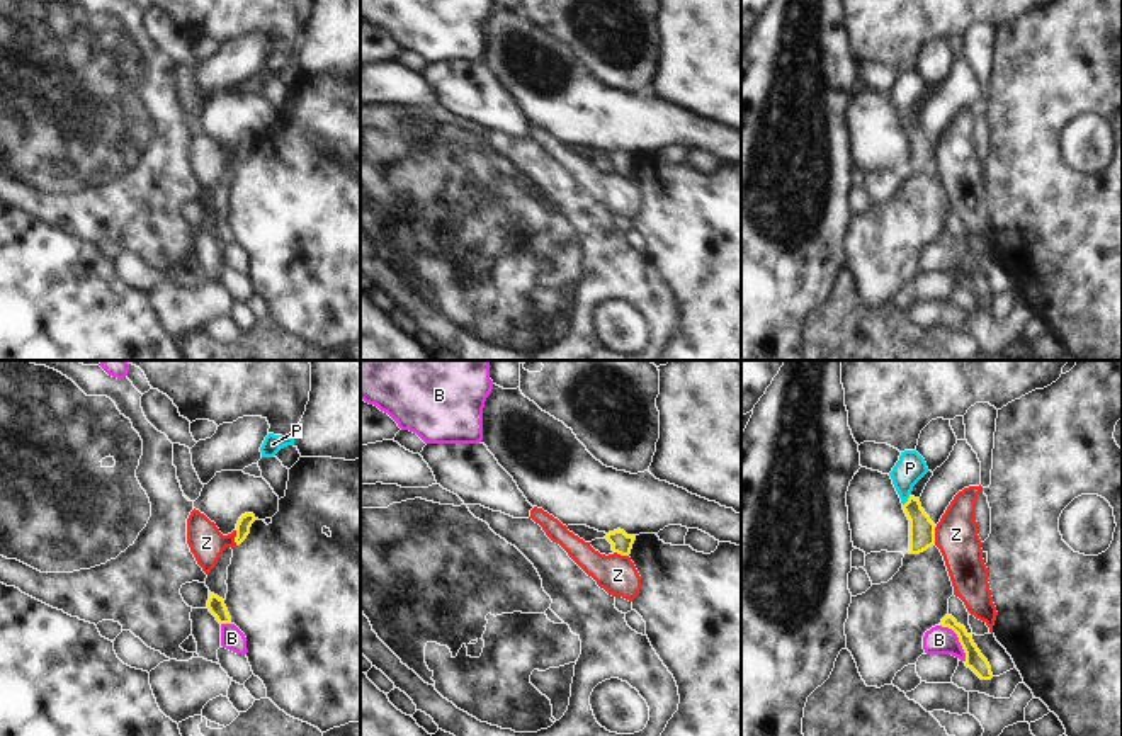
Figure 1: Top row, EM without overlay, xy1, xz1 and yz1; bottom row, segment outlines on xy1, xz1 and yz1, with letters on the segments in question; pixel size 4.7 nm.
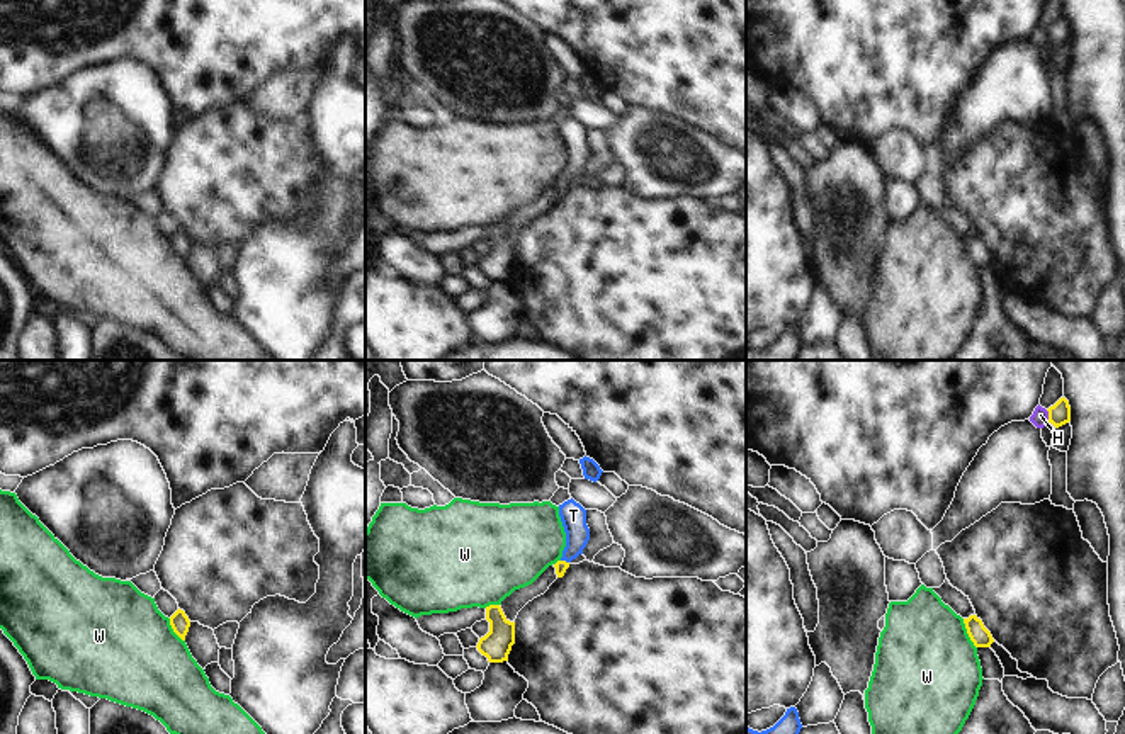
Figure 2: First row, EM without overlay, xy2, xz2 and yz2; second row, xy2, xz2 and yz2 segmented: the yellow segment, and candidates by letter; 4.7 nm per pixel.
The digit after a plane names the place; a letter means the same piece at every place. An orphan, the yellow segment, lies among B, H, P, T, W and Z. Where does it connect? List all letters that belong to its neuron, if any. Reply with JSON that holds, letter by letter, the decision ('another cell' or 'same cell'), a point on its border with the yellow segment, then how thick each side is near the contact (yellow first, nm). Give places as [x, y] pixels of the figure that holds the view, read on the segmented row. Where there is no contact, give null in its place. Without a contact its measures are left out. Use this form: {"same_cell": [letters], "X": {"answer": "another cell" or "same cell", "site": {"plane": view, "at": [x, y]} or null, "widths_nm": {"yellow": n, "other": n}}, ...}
{"same_cell": ["P", "T"], "B": {"answer": "another cell", "site": {"plane": "yz1", "at": [959, 641]}, "widths_nm": {"yellow": 90, "other": 130}}, "H": {"answer": "another cell", "site": {"plane": "yz2", "at": [1049, 417]}, "widths_nm": {"yellow": 100, "other": 80}}, "P": {"answer": "same cell", "site": {"plane": "yz1", "at": [908, 500]}, "widths_nm": {"yellow": 130, "other": 140}}, "T": {"answer": "same cell", "site": {"plane": "xz2", "at": [565, 561]}, "widths_nm": {"yellow": 60, "other": 120}}, "W": {"answer": "another cell", "site": {"plane": "yz2", "at": [967, 632]}, "widths_nm": {"yellow": 90, "other": 480}}, "Z": {"answer": "another cell", "site": {"plane": "yz1", "at": [934, 536]}, "widths_nm": {"yellow": 130, "other": 200}}}

